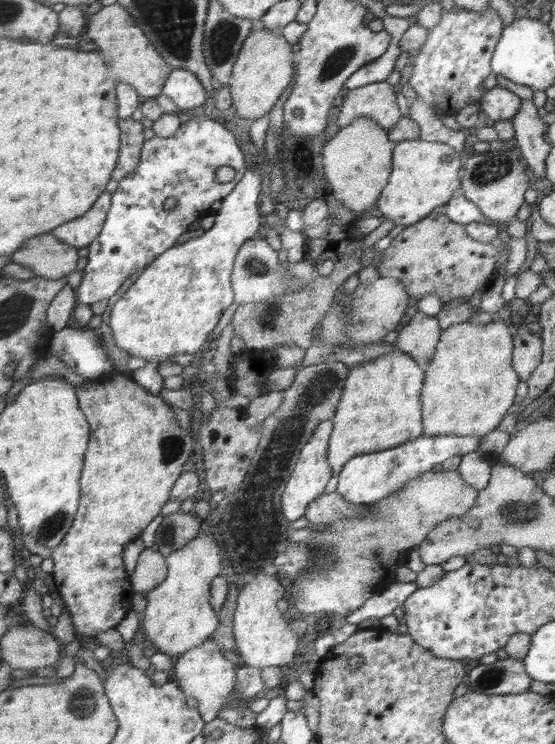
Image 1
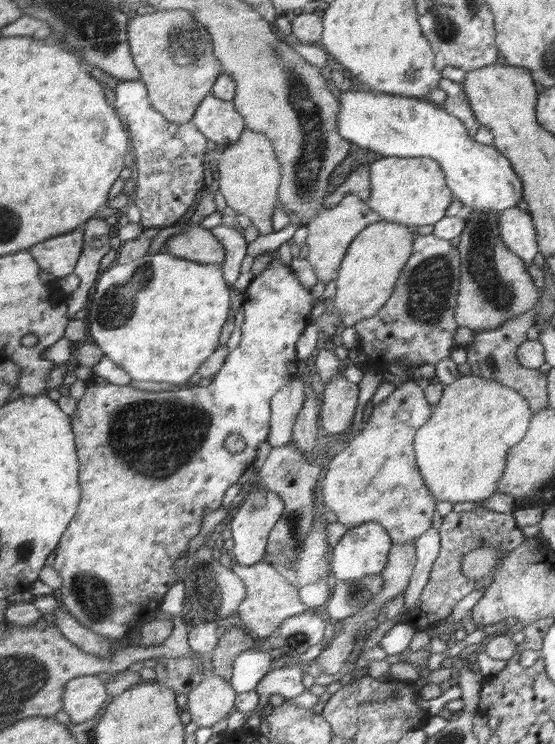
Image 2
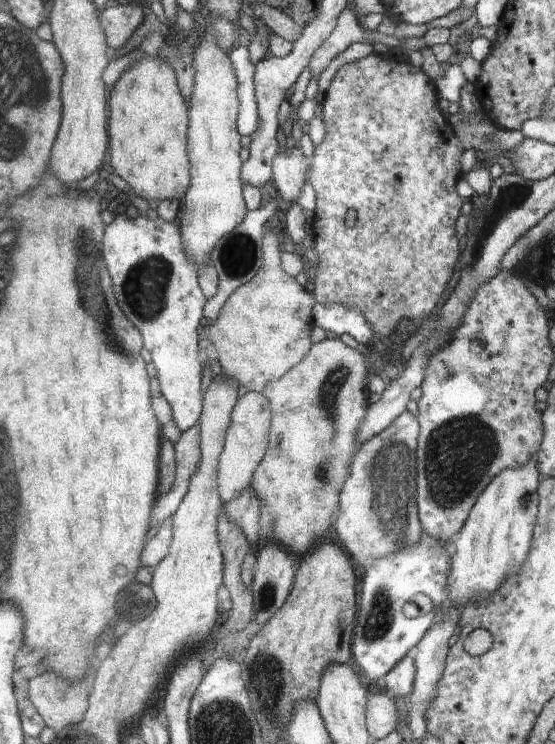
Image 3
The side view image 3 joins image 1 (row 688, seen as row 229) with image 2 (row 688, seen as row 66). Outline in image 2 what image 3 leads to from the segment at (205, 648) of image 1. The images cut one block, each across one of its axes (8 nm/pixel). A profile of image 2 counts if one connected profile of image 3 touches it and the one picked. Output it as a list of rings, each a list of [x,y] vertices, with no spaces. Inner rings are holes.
[[[217,674],[207,678],[189,695],[187,709],[192,714],[192,721],[198,726],[216,726],[218,720],[226,718],[234,708],[237,698],[233,685]]]

